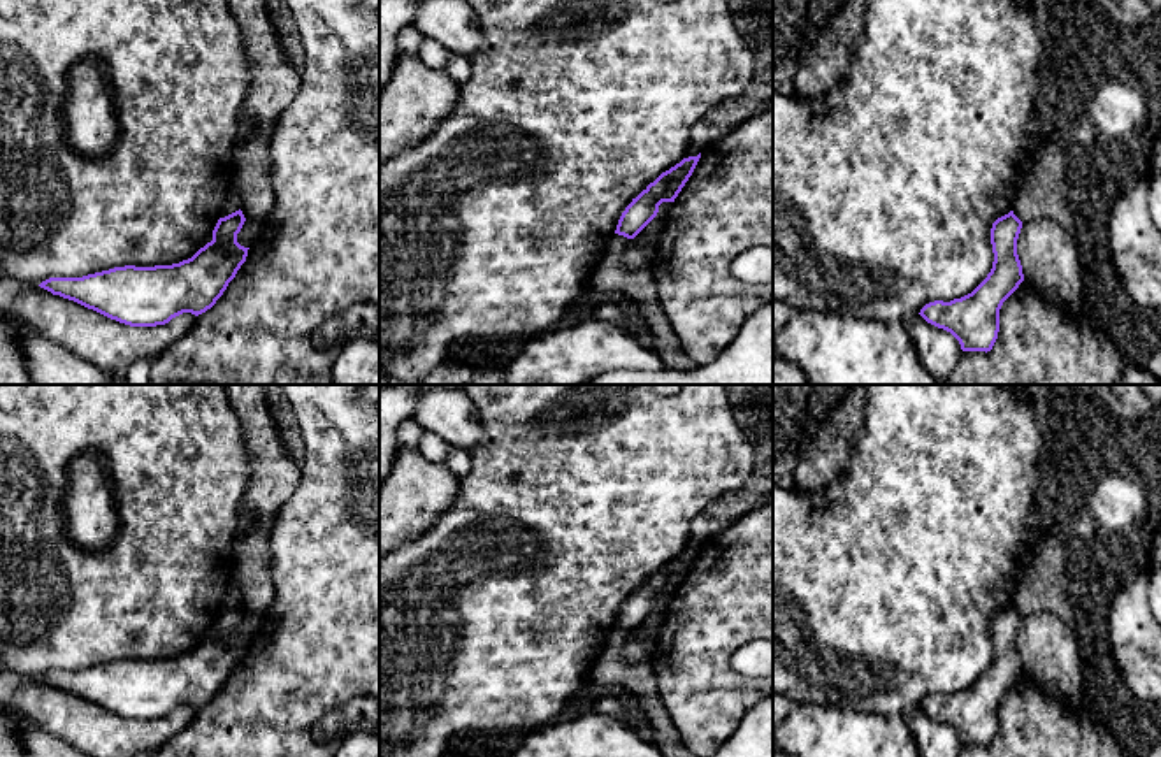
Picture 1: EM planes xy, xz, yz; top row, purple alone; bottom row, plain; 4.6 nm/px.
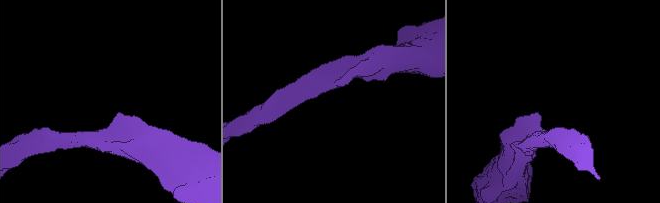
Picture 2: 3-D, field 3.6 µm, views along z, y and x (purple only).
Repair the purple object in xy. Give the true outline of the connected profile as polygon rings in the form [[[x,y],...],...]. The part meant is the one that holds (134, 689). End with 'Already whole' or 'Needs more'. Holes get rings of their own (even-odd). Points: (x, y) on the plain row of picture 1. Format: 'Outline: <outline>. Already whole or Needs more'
Outline: [[[241,602],[220,611],[213,624],[213,634],[179,657],[155,660],[125,659],[83,671],[49,671],[39,680],[130,720],[165,718],[183,706],[198,710],[216,697],[246,655],[249,641],[237,636],[237,627],[244,615]]]. Already whole

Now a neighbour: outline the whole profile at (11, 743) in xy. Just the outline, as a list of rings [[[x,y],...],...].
[[[0,706],[0,757],[26,757],[23,738],[16,722],[16,711]]]

